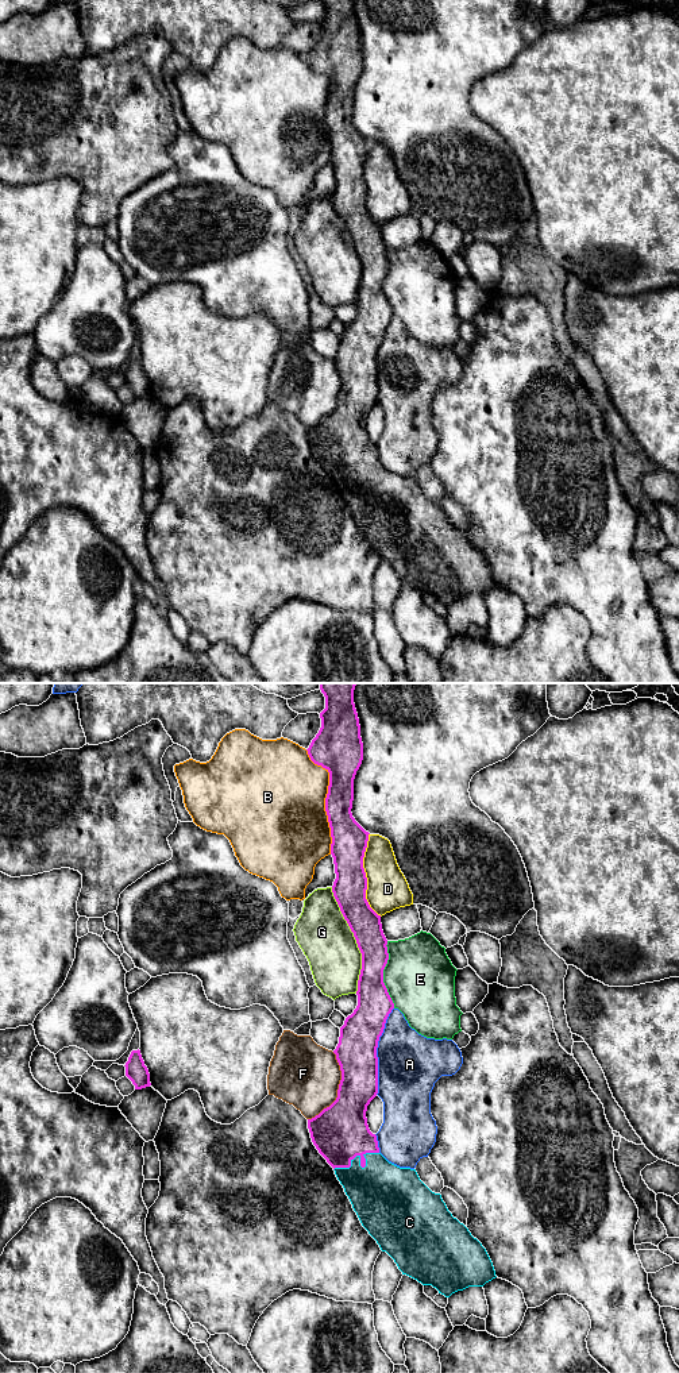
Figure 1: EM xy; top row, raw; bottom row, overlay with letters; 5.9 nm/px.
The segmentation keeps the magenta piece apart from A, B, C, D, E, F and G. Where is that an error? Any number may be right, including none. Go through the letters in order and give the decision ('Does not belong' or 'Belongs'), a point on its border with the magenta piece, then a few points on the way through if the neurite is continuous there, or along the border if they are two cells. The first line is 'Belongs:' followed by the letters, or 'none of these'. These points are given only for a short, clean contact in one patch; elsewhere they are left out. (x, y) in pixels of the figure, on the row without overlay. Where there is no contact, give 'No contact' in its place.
Belongs: C
A: Does not belong. Touches magenta at xy (375, 359)
B: Does not belong. Touches magenta at xy (326, 108)
C: Belongs. Touches magenta at xy (354, 466)
D: Does not belong. Touches magenta at xy (365, 184)
E: Does not belong. Touches magenta at xy (382, 284)
F: Does not belong. Touches magenta at xy (338, 398)
G: Does not belong. Touches magenta at xy (355, 247)

